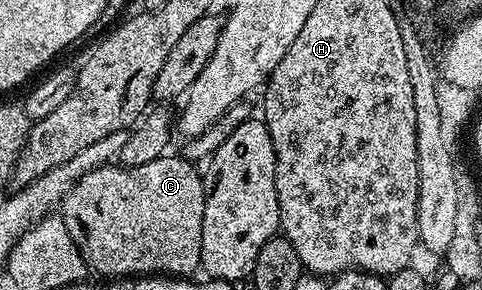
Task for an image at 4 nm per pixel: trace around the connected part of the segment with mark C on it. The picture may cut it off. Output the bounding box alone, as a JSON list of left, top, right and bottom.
[63,154,206,272]

